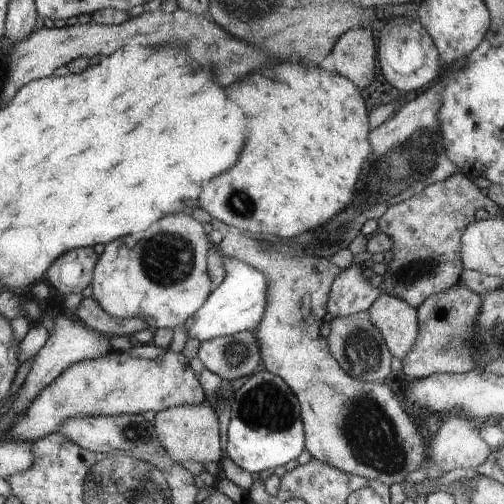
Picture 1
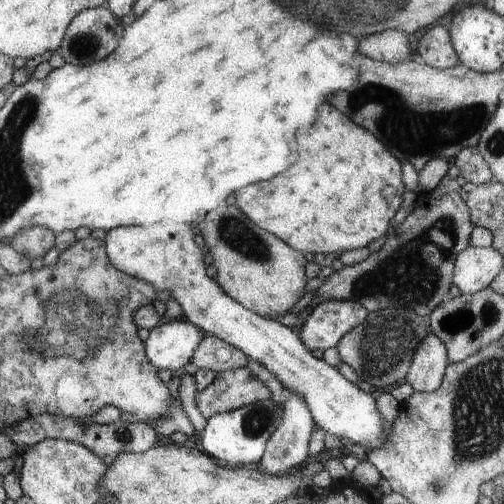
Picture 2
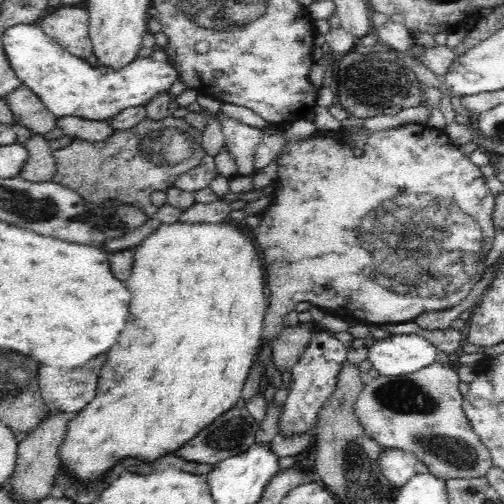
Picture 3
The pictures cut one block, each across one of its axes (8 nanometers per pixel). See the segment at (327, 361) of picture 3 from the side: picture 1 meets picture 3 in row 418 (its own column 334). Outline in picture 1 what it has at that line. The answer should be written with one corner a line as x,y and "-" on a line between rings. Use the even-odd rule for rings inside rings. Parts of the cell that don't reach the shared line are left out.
351,264
341,270
339,276
331,282
327,312
333,318
345,318
357,312
367,312
369,306
379,298
381,290
367,284
367,278
363,278
361,272
361,264

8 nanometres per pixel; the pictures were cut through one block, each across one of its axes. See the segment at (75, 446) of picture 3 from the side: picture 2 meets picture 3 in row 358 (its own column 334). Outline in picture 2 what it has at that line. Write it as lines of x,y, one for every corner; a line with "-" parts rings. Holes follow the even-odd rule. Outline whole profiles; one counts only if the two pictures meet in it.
327,102
317,108
317,120
307,126
297,130
297,146
301,146
301,154
289,170
283,174
273,176
267,182
257,182
249,184
235,194
235,206
239,210
245,210
245,216
251,222
257,222
261,230
269,230
271,234
277,234
285,244
289,244
295,250
301,250
303,254
341,254
349,250
359,250
367,248
369,242
375,238
385,236
391,226
389,220
395,216
399,204
401,204
401,194
403,182
401,182
401,162
389,154
377,138
367,134
363,128
355,126
339,114
333,106
-
383,186
393,186
397,190
395,198
385,200
381,196

